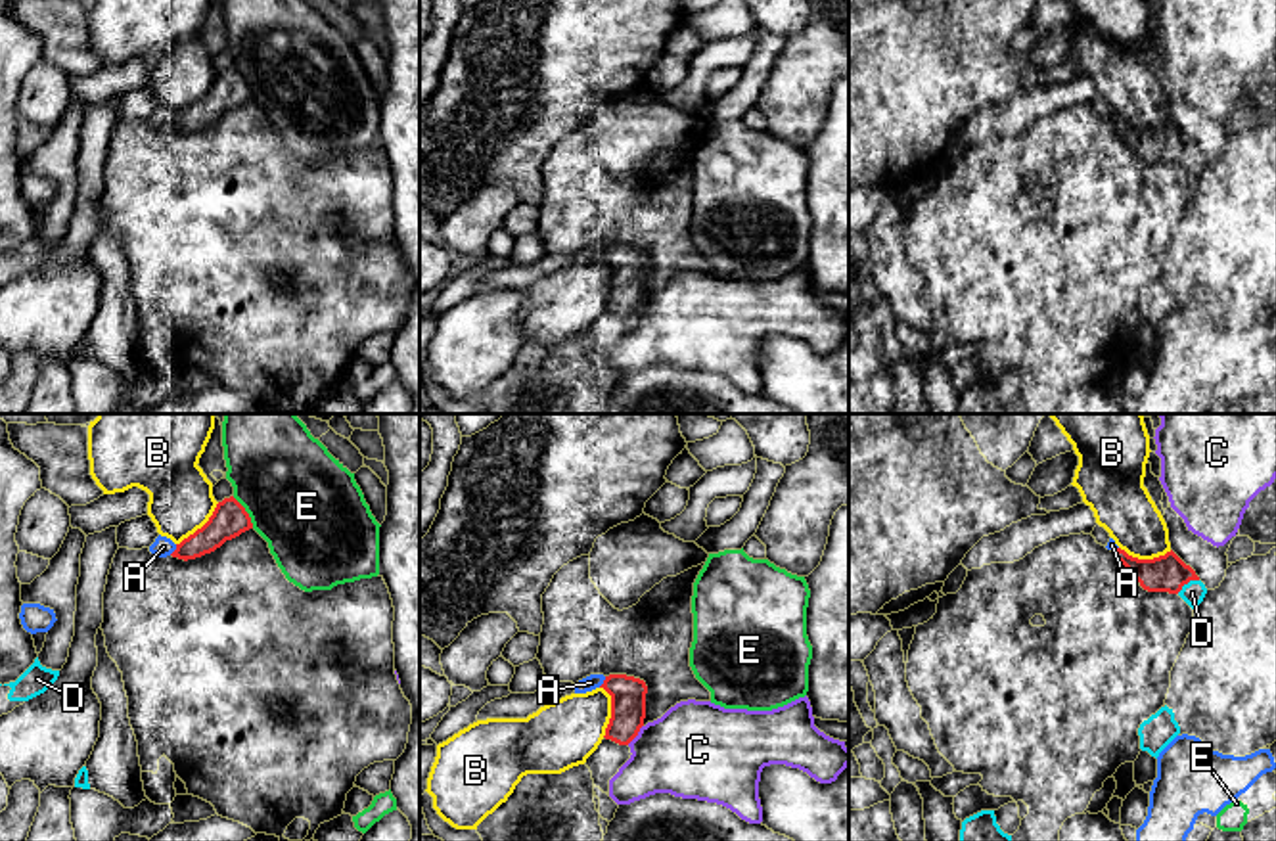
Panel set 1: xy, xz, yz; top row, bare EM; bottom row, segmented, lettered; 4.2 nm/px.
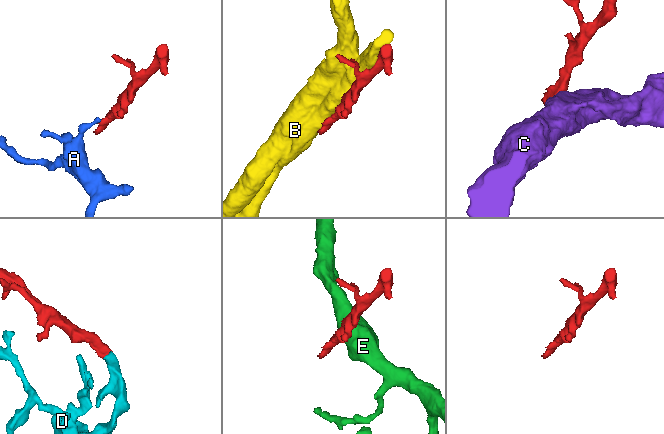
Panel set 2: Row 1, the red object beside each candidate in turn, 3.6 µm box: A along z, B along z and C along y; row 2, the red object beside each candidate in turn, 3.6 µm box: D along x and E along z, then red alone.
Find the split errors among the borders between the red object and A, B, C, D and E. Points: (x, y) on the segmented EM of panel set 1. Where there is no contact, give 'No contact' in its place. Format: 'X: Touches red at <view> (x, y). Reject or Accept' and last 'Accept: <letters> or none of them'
A: Touches red at xy (175, 550). Reject
B: Touches red at xz (612, 711). Reject
C: Touches red at xz (637, 734). Reject
D: Touches red at yz (1186, 583). Accept
E: Touches red at xy (246, 512). Reject
Accept: D

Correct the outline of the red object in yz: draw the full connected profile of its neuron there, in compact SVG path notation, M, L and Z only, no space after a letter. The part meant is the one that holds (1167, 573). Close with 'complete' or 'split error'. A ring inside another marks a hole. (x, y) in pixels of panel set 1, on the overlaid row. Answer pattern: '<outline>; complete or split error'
M1117 548L1115 557L1148 592L1178 594L1194 611L1203 602L1207 588L1173 550L1153 559L1138 559Z; split error

